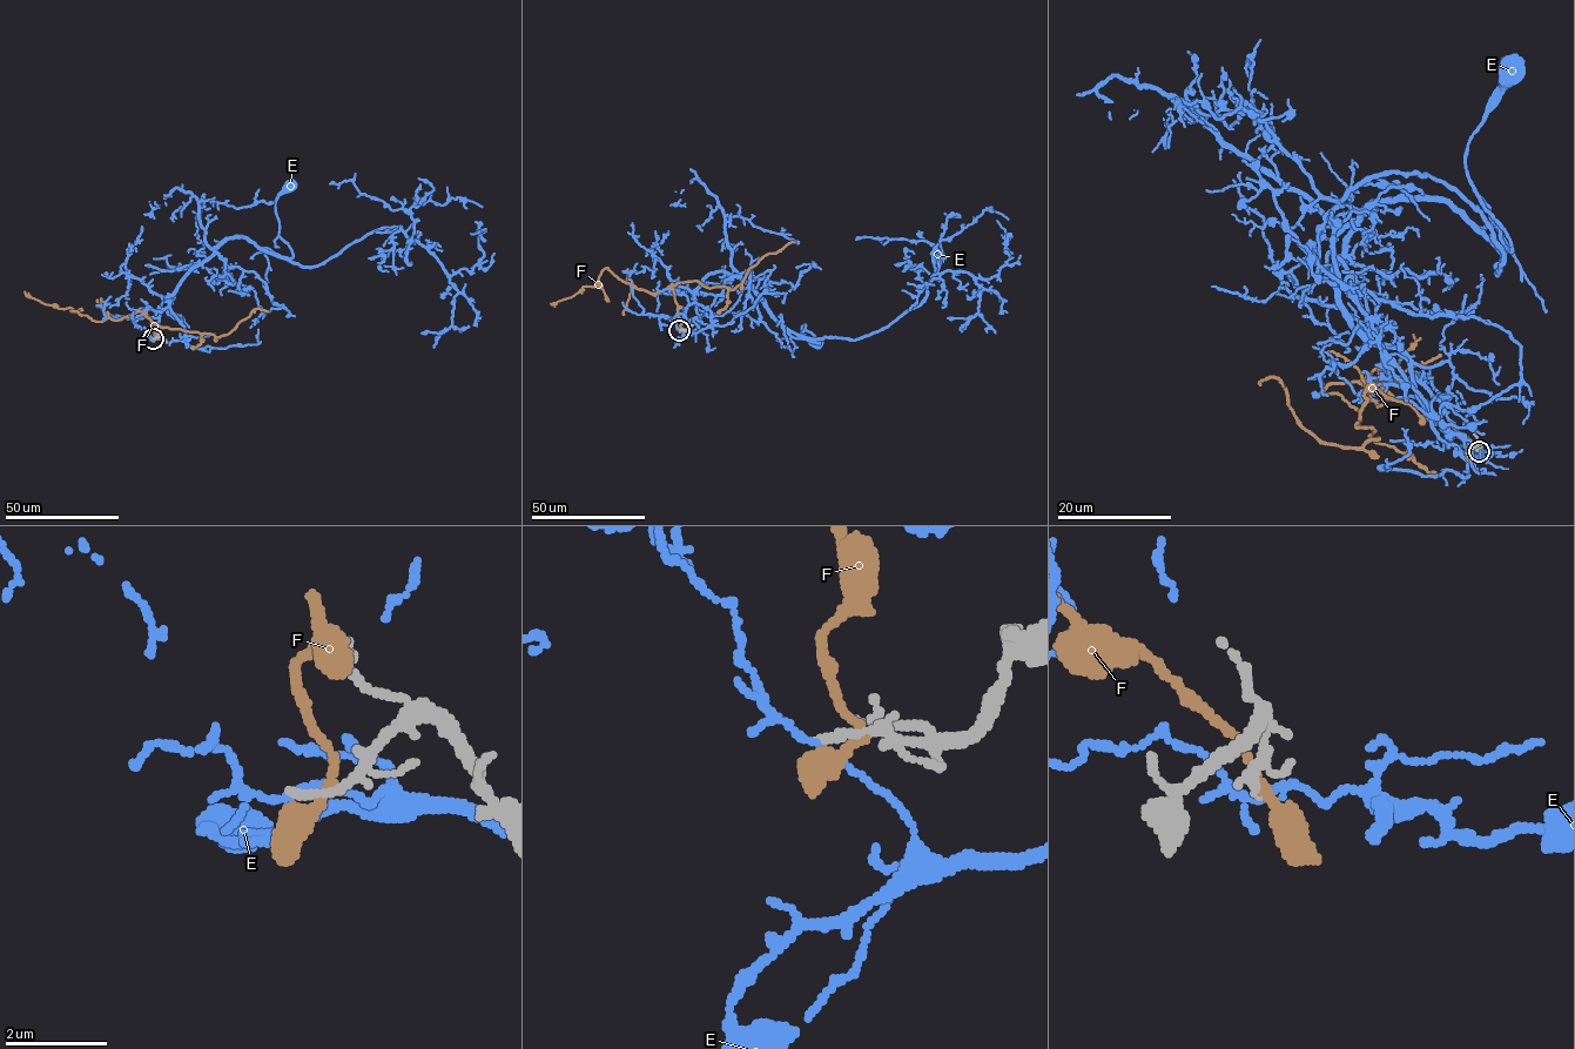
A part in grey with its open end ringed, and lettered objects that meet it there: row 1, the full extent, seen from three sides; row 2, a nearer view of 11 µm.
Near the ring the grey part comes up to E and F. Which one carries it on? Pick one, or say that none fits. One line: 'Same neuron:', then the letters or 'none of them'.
Same neuron: none of them

